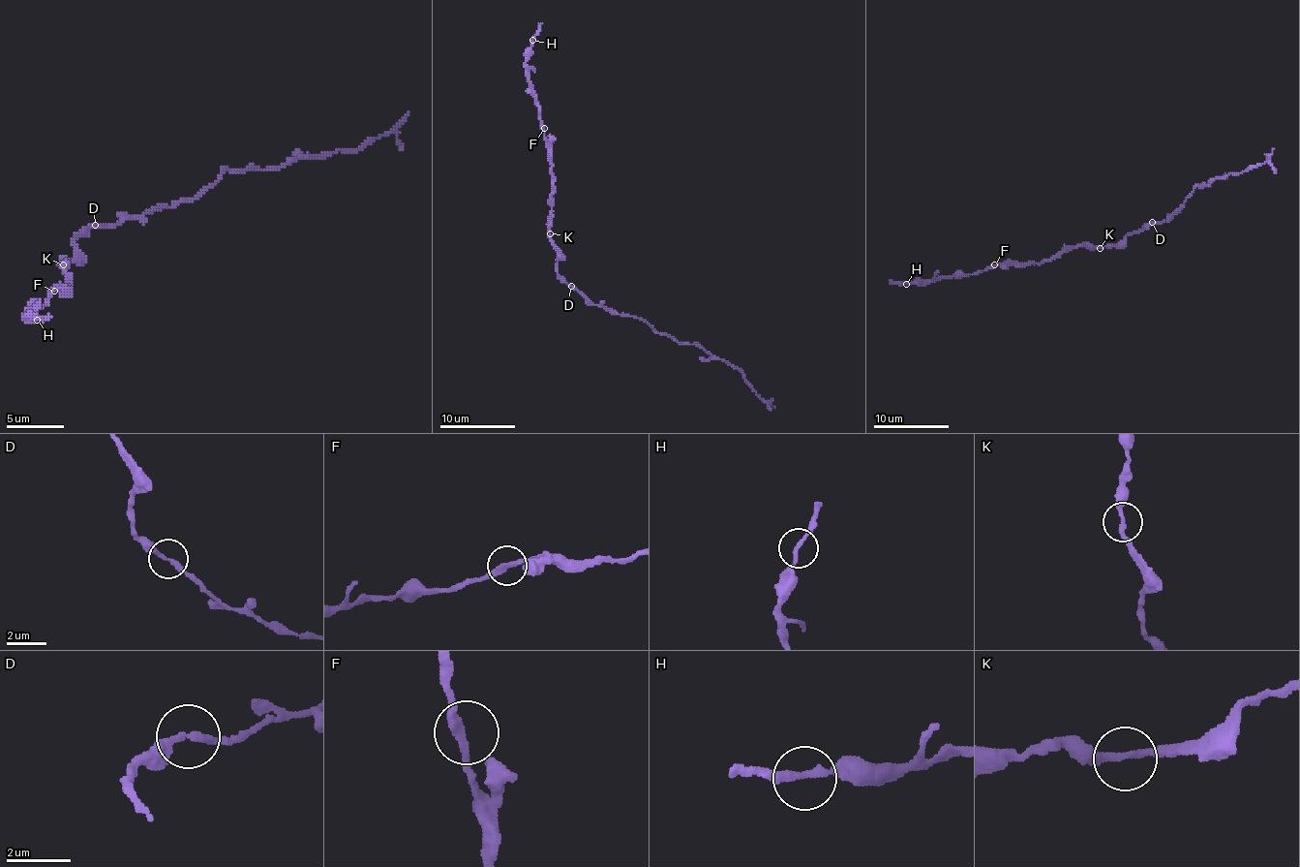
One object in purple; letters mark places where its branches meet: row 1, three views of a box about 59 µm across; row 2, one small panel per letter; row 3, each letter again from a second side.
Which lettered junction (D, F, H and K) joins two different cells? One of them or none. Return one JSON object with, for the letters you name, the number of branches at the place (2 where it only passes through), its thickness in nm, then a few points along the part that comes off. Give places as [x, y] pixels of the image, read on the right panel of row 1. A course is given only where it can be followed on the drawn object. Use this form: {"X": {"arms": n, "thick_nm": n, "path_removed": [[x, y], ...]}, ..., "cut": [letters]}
{"cut": []}

